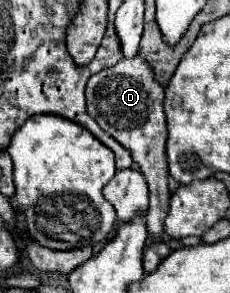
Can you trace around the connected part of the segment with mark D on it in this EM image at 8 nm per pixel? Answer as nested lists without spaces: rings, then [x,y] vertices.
[[[136,54],[134,58],[120,60],[114,68],[100,70],[88,80],[86,86],[88,112],[104,132],[116,138],[124,148],[132,152],[134,162],[140,164],[140,172],[150,188],[148,206],[148,234],[152,240],[160,240],[164,234],[164,218],[168,214],[170,190],[168,190],[168,164],[166,164],[166,116],[164,116],[164,88],[156,82],[148,62]]]

